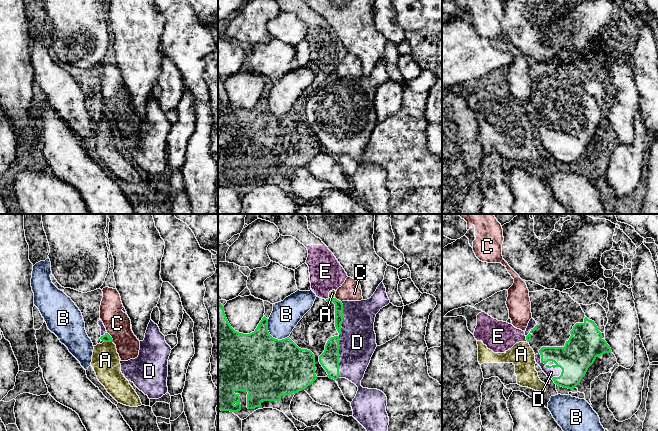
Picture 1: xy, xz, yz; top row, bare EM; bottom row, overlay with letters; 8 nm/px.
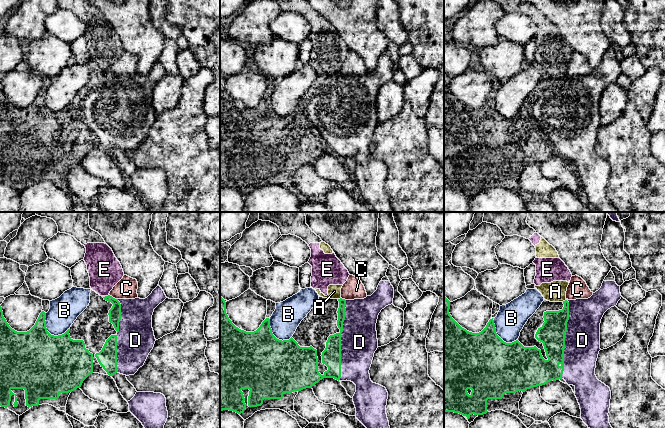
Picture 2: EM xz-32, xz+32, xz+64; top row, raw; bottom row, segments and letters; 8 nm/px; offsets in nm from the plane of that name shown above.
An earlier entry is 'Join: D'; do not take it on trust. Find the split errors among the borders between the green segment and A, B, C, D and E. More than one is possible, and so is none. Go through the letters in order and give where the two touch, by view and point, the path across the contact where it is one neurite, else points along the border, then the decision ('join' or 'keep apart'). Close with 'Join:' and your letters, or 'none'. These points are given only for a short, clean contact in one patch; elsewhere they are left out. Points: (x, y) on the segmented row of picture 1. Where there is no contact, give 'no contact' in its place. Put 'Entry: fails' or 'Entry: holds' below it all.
A: meets green in xy at (108, 341); border along xy (104, 341), (112, 342); keep apart
B: meets green in xz at (271, 336); keep apart
C: meets green in xy at (111, 337); border along xy (107, 332), (113, 341); keep apart
D: meets green in xz at (338, 340); keep apart
E: meets green in xz at (327, 299); border along xz (329, 298), (325, 299); keep apart
Join: none
Entry: fails

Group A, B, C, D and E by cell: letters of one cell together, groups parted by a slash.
A E / B / C / D

